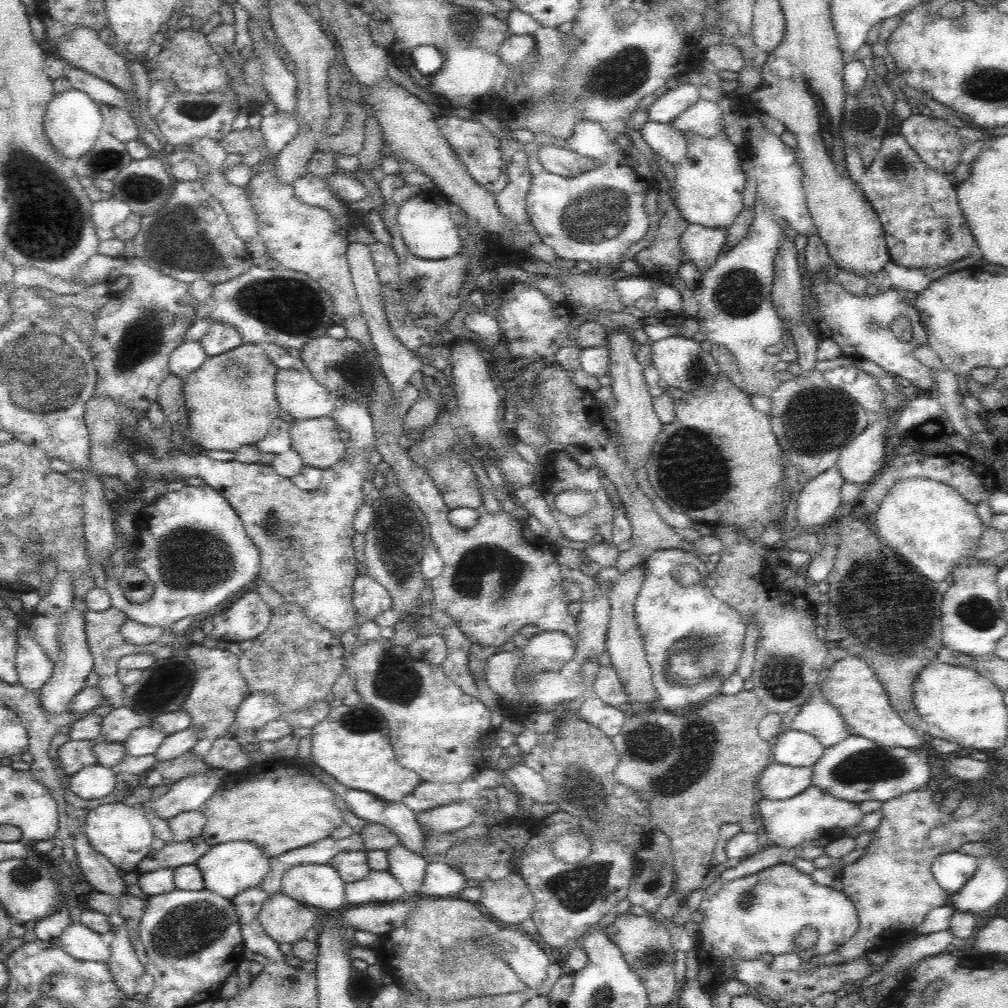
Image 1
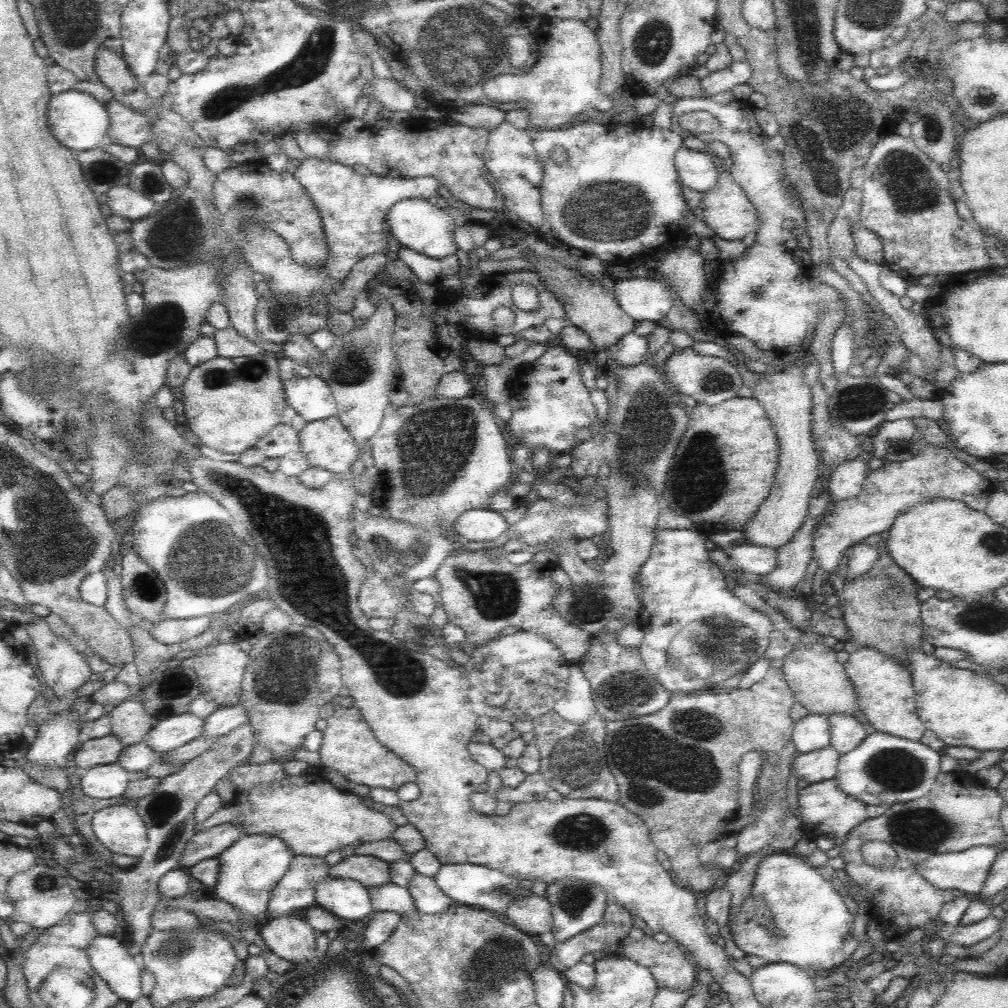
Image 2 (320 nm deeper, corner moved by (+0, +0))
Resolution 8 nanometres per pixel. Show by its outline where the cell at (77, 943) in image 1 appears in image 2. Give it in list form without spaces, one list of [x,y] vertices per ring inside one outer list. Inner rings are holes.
[[[113,935],[96,936],[90,942],[90,946],[86,948],[86,953],[88,953],[88,960],[96,974],[108,984],[114,994],[117,994],[122,1000],[126,1000],[129,1003],[142,996],[140,964],[134,956],[130,955],[122,947],[121,941],[117,940]]]

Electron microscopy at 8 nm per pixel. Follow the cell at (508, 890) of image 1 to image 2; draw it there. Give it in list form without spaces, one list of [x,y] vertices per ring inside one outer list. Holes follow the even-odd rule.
[[[529,894],[526,898],[518,898],[504,910],[504,914],[524,933],[540,935],[552,928],[552,909],[545,895]]]

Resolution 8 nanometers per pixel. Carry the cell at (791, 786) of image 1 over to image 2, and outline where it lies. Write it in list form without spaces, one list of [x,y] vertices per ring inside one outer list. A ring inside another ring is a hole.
[[[832,745],[816,749],[809,753],[799,753],[793,760],[792,768],[798,780],[822,782],[832,780],[836,774],[838,760],[841,754]]]

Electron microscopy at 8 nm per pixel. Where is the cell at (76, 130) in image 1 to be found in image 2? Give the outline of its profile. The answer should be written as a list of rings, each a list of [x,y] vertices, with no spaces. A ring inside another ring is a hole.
[[[68,90],[50,98],[48,106],[49,130],[61,145],[73,149],[74,152],[90,150],[96,148],[97,145],[104,144],[109,125],[109,112],[105,105],[96,101],[86,92]]]

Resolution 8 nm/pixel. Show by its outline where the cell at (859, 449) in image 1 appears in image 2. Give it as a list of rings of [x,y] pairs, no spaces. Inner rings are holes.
[[[857,452],[846,462],[833,468],[829,479],[829,494],[838,501],[854,498],[860,494],[869,473],[868,456]]]

